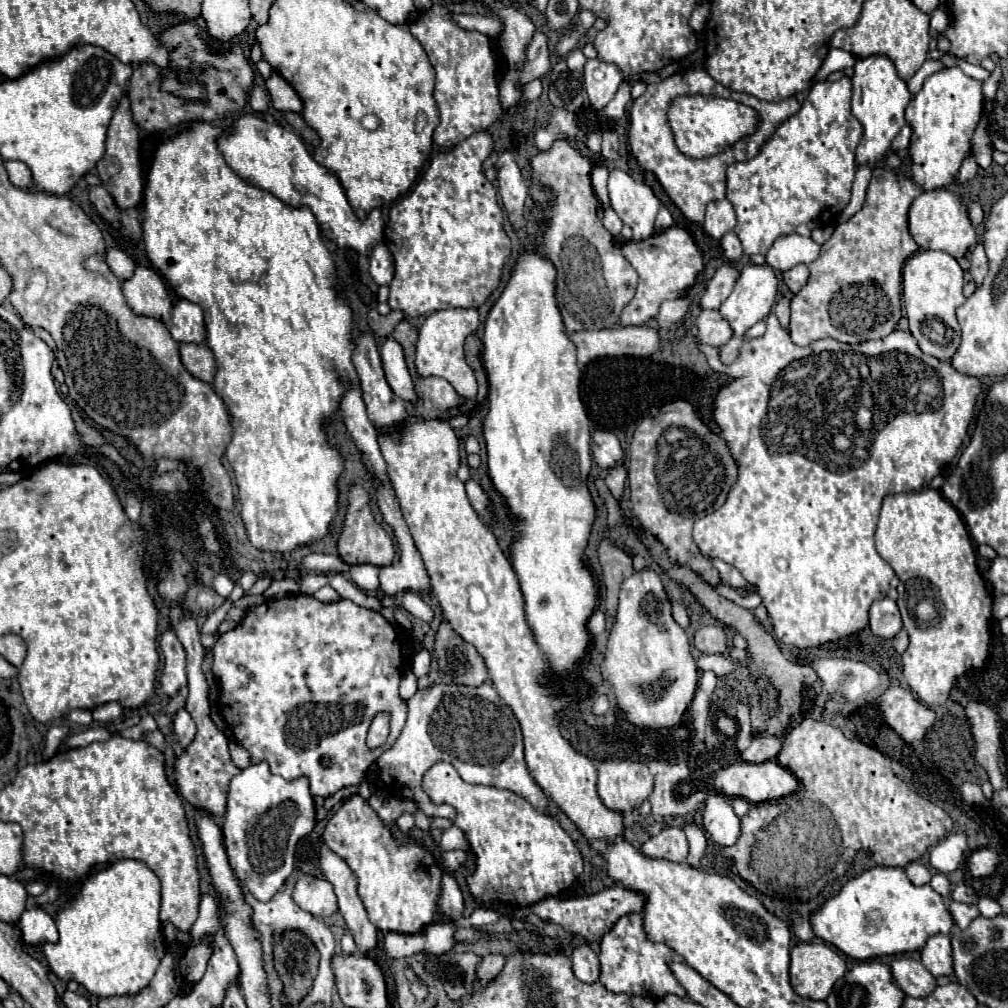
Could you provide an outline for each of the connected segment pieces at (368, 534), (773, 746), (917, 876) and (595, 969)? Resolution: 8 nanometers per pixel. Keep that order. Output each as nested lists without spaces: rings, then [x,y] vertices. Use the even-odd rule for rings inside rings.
[[[355,485],[351,487],[351,495],[349,495],[349,509],[347,509],[347,517],[345,517],[345,525],[343,525],[343,533],[339,537],[339,555],[345,563],[349,565],[359,565],[359,563],[371,563],[377,567],[389,565],[395,557],[395,545],[393,539],[387,535],[387,531],[375,523],[375,517],[371,513],[371,497],[369,493]]]
[[[755,737],[751,747],[743,751],[743,759],[761,763],[767,759],[773,759],[781,749],[781,741],[777,737]]]
[[[919,861],[909,863],[905,867],[905,873],[907,873],[907,877],[909,877],[909,881],[913,885],[927,885],[931,881],[931,871],[923,863],[919,863]]]
[[[587,943],[573,949],[571,961],[575,977],[581,979],[583,983],[593,983],[599,979],[599,959],[597,953]]]

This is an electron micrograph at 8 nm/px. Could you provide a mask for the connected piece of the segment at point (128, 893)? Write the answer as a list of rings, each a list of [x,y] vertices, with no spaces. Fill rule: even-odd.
[[[119,859],[101,871],[92,872],[80,882],[79,889],[69,899],[69,903],[53,915],[55,925],[59,929],[59,941],[43,943],[41,951],[51,971],[59,979],[77,981],[91,995],[97,997],[133,997],[151,983],[159,967],[159,957],[163,957],[166,952],[166,943],[160,929],[160,907],[161,883],[157,875],[143,861]]]

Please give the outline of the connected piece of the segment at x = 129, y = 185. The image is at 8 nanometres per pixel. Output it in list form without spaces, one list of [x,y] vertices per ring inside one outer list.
[[[125,97],[121,99],[111,119],[109,133],[107,133],[107,153],[97,163],[97,171],[99,171],[99,179],[103,187],[111,193],[115,205],[121,211],[133,209],[141,203],[143,177],[141,177],[141,167],[139,167],[139,135],[137,135],[137,125],[133,123],[133,119],[129,119],[129,101]]]

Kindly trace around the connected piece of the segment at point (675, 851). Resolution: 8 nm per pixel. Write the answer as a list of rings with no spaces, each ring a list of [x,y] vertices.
[[[667,827],[659,835],[649,837],[641,845],[643,855],[655,859],[669,859],[683,863],[687,859],[687,837],[685,831],[679,827]]]

